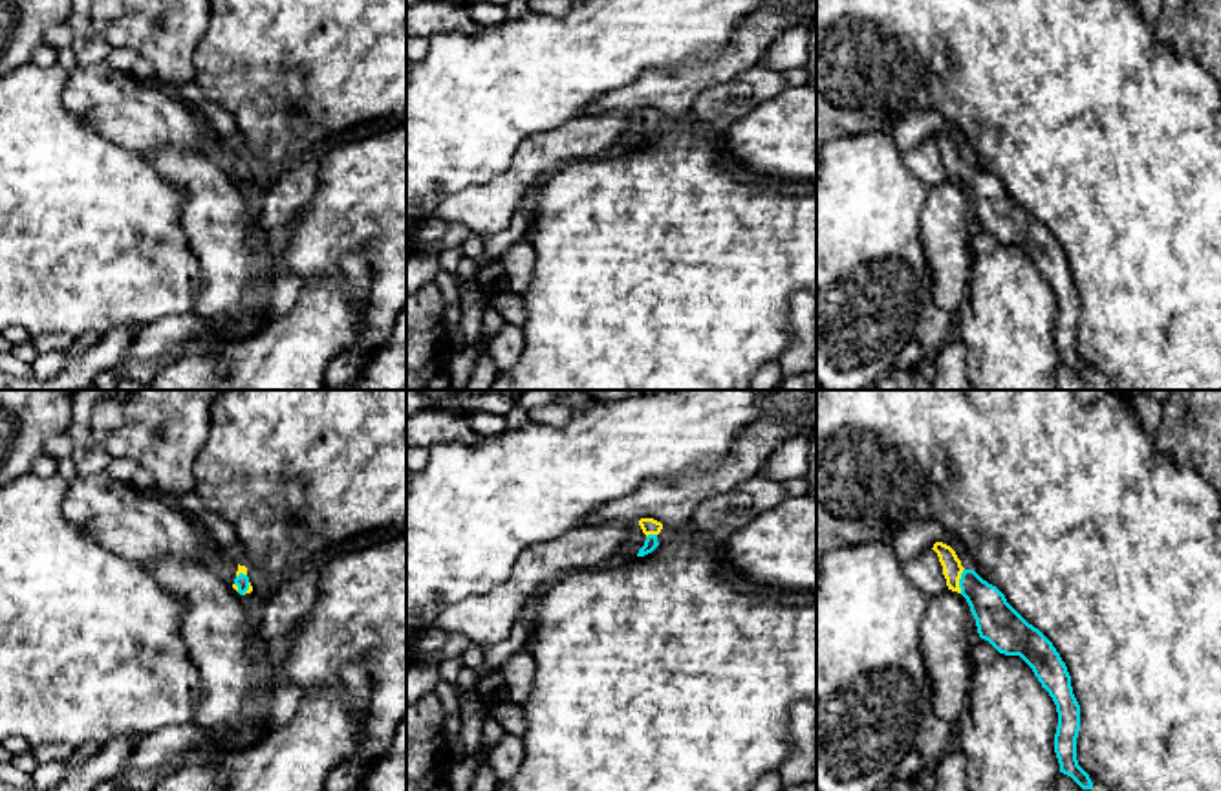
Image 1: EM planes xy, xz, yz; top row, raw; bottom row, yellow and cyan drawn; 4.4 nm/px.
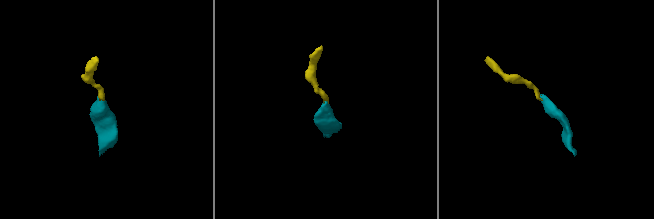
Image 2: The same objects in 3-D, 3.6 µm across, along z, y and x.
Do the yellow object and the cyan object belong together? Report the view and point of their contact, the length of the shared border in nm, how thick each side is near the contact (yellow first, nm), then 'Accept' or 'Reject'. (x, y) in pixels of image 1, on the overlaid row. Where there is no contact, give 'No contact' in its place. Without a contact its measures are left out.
Touches yellow at yz (958, 581). Shared border 110 nm. Thickness 90 nm (yellow) against 180 nm. Accept

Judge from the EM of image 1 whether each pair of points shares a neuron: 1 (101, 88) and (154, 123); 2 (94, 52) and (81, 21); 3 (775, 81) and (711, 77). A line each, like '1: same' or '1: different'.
1: same
2: same
3: different

